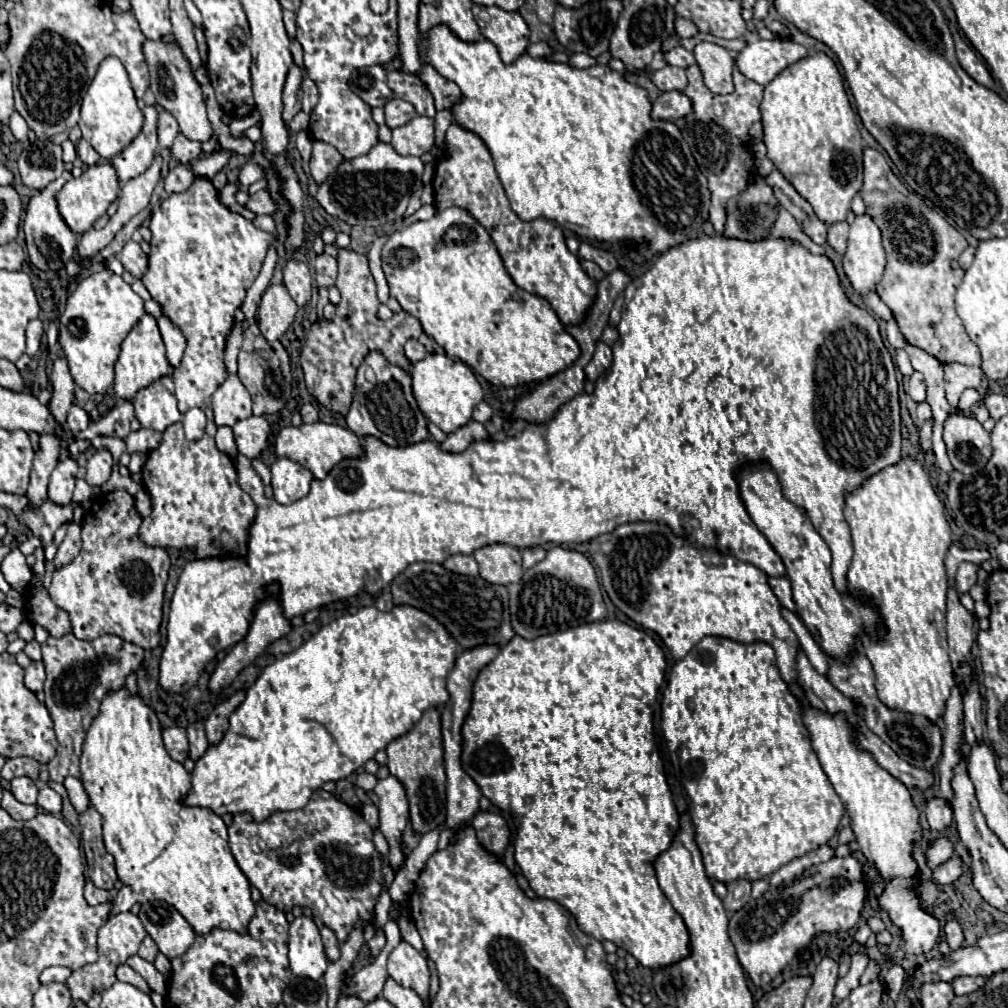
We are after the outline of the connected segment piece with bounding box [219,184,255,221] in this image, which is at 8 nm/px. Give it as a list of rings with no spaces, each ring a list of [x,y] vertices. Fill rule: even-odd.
[[[227,184],[222,190],[219,191],[219,198],[228,209],[231,209],[231,211],[235,211],[235,213],[239,213],[246,219],[253,221],[255,219],[255,214],[237,203],[235,199],[237,191],[238,187],[236,185]]]

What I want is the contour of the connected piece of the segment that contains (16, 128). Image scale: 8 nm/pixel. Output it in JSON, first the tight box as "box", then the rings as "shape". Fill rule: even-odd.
{"box":[9,111,27,141],"shape":[[[17,111],[13,113],[13,117],[9,117],[9,127],[11,127],[15,139],[19,139],[19,141],[27,139],[27,123],[25,123],[25,119]]]}

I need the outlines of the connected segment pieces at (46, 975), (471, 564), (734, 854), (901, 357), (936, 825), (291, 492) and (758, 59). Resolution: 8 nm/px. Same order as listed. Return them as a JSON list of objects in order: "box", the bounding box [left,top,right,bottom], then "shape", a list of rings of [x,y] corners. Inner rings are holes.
[{"box":[41,967,71,983],"shape":[[[47,967],[43,973],[41,973],[41,983],[53,983],[53,981],[67,981],[69,979],[69,973],[71,969],[65,969],[65,967]]]},{"box":[443,555,479,577],"shape":[[[451,555],[443,565],[445,565],[445,569],[449,569],[453,573],[471,575],[471,577],[479,575],[479,565],[473,555]]]},{"box":[663,637,845,883],"shape":[[[705,637],[701,639],[679,663],[673,665],[669,681],[667,681],[667,689],[663,691],[663,735],[669,747],[669,755],[671,755],[671,763],[675,769],[679,769],[681,773],[681,783],[687,791],[689,797],[689,813],[695,825],[695,841],[703,853],[703,865],[705,865],[705,873],[709,879],[717,879],[723,883],[735,881],[735,879],[749,879],[749,881],[757,881],[757,879],[765,879],[767,875],[775,873],[779,867],[783,867],[785,863],[829,843],[829,839],[837,833],[839,821],[845,815],[845,805],[841,803],[841,799],[837,797],[837,793],[833,791],[827,775],[823,773],[819,759],[811,747],[811,737],[809,731],[803,723],[803,701],[793,695],[789,691],[789,685],[781,679],[781,673],[775,665],[775,651],[769,643],[757,641],[757,643],[737,643],[731,641],[727,637]]]},{"box":[897,349,913,377],"shape":[[[897,349],[897,367],[899,367],[899,371],[901,371],[905,377],[909,377],[909,375],[913,373],[911,361],[909,361],[909,357],[907,357],[907,353],[905,353],[903,349]]]},{"box":[925,799,953,829],"shape":[[[929,799],[927,801],[927,807],[925,807],[925,813],[927,813],[927,821],[931,825],[931,829],[945,829],[951,825],[953,821],[953,809],[951,805],[945,801],[945,799]]]},{"box":[271,457,313,505],"shape":[[[279,457],[271,465],[271,473],[273,473],[271,481],[273,493],[279,503],[287,505],[309,493],[313,473],[309,473],[309,469],[305,469],[301,463],[295,463],[287,457]]]},{"box":[735,39,807,85],"shape":[[[759,39],[747,43],[735,57],[735,67],[751,81],[767,85],[785,67],[807,55],[807,49],[789,39]]]}]

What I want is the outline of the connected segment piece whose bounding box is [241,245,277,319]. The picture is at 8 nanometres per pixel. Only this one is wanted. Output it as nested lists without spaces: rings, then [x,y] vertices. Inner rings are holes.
[[[271,245],[271,249],[267,251],[265,255],[265,261],[263,261],[263,267],[261,267],[261,273],[259,277],[253,281],[253,285],[247,289],[247,297],[245,297],[245,303],[241,305],[241,311],[245,313],[247,319],[253,319],[255,317],[255,311],[257,311],[257,305],[261,301],[261,295],[265,293],[271,277],[273,277],[273,269],[277,265],[277,249],[275,245]]]

